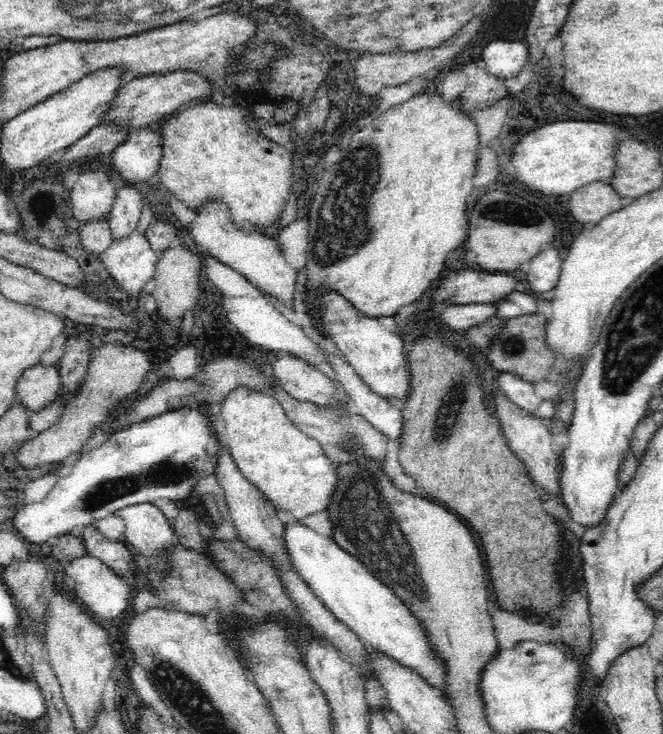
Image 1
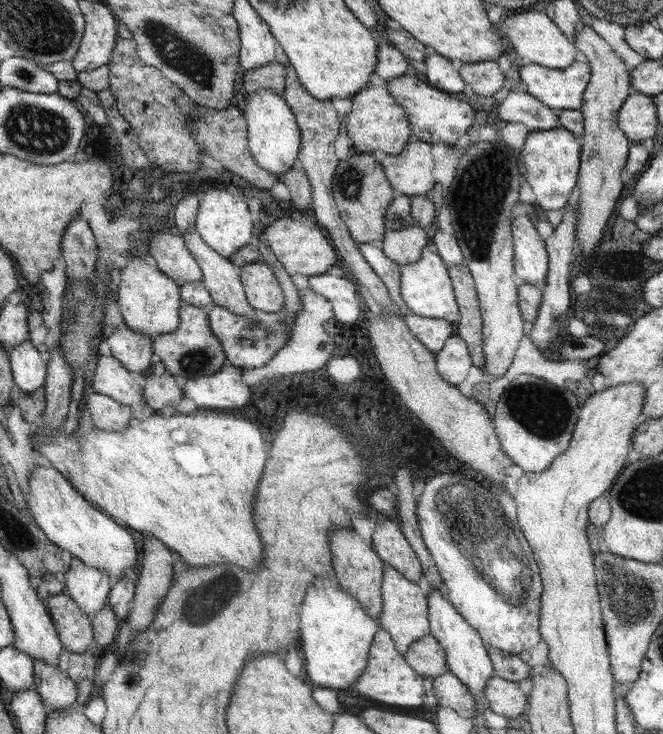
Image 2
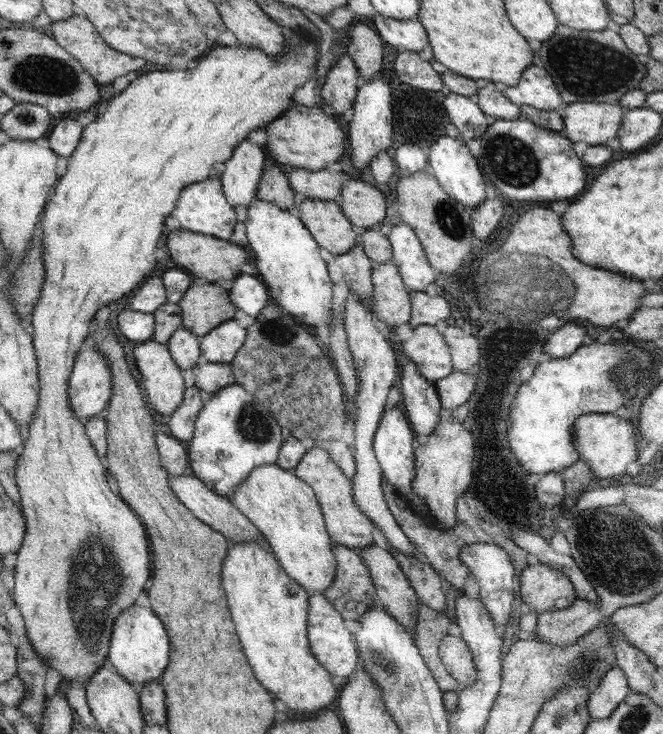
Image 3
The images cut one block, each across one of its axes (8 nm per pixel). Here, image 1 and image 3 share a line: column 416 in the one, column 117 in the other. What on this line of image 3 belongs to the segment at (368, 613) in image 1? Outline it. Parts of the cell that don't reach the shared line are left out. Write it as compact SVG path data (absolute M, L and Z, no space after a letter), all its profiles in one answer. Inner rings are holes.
M133 604L117 618L113 627L112 646L109 648L109 661L139 694L144 685L160 680L165 675L170 662L170 642L164 624L152 608Z

